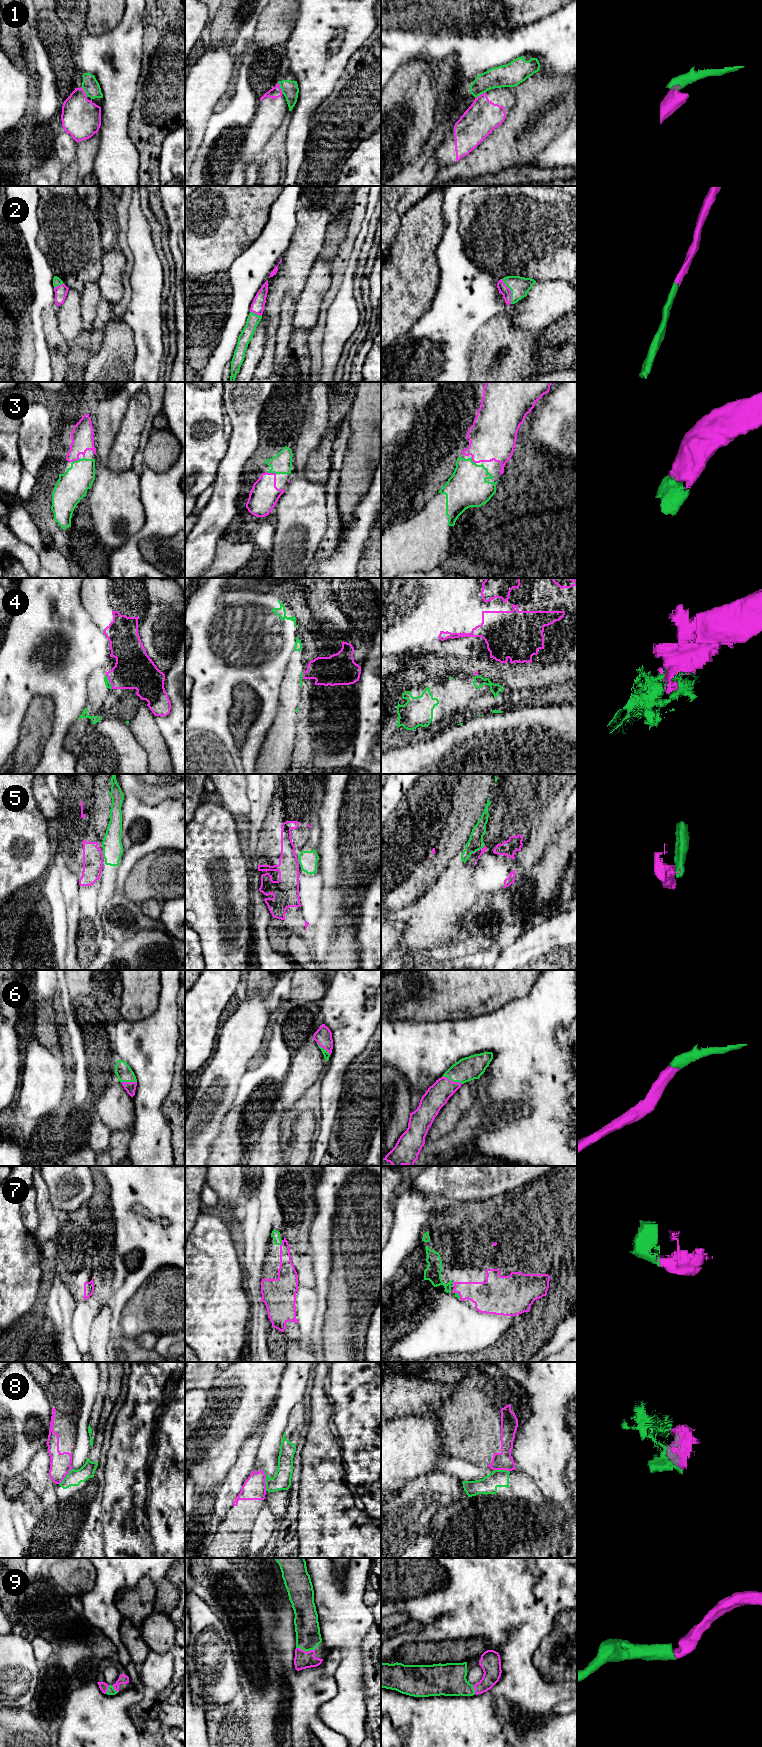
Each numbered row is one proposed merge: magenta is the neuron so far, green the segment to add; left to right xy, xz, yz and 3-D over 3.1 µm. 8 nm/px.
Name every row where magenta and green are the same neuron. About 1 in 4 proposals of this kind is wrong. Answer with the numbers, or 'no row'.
2, 3, 6, 7, 9

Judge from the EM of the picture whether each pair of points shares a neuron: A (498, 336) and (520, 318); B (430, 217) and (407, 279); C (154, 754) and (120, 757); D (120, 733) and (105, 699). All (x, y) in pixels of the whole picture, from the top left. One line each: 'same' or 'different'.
A: different
B: same
C: different
D: different

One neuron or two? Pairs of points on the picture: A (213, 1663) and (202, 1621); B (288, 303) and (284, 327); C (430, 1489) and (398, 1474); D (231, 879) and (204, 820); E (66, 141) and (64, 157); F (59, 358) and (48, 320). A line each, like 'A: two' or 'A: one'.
A: one
B: one
C: two
D: one
E: one
F: one

